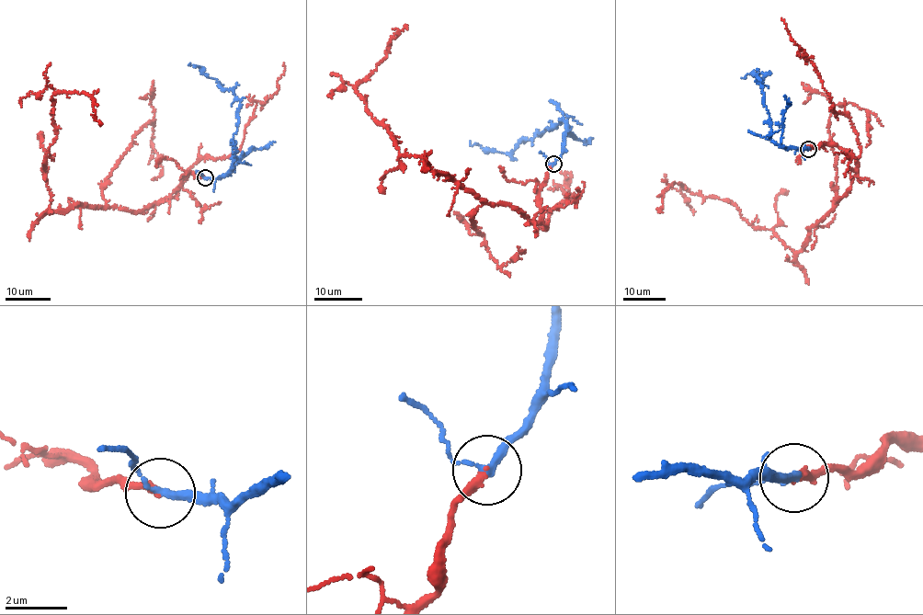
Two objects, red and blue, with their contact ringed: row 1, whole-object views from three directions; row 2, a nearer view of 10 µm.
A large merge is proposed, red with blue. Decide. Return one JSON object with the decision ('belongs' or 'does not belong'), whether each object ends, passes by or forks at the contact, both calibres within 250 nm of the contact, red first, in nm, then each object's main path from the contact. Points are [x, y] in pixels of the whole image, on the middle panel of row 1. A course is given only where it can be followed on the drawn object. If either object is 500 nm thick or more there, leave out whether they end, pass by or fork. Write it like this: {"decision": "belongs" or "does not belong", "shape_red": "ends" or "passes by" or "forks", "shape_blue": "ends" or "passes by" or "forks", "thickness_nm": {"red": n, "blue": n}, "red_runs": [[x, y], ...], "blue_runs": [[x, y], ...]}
{"decision": "belongs", "shape_red": "ends", "shape_blue": "passes by", "thickness_nm": {"red": 220, "blue": 220}, "red_runs": [[552, 164], [534, 222], [483, 201], [421, 156], [401, 154], [356, 90], [406, 26]], "blue_runs": [[552, 164], [563, 151], [566, 121], [562, 119], [552, 130], [522, 139], [506, 153], [469, 142]]}

